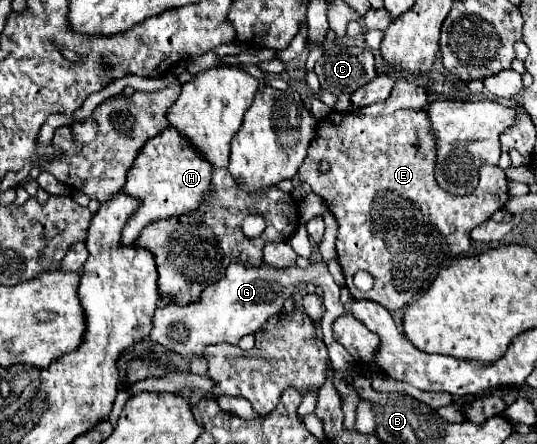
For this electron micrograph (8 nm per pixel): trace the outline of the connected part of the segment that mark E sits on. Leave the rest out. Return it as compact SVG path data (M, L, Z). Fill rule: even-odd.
M402 109L402 111L396 111L394 115L376 115L376 117L370 117L370 115L358 115L358 113L352 113L352 111L332 111L328 115L324 115L320 121L318 121L318 127L316 127L316 137L312 141L312 147L308 147L308 155L304 159L304 163L300 165L300 171L298 171L298 179L302 183L308 183L312 187L312 191L316 195L320 195L324 201L326 201L326 207L334 213L340 229L338 229L338 239L336 239L336 251L338 251L338 263L342 267L342 273L346 277L346 287L350 289L350 295L354 299L370 299L370 301L376 301L380 303L382 307L386 307L388 311L400 311L402 307L406 307L408 303L412 303L414 299L418 299L428 287L430 283L436 279L438 271L434 271L438 265L442 265L446 259L458 259L462 255L466 255L466 251L470 249L472 241L470 241L470 231L488 221L498 209L502 209L508 201L508 183L506 183L506 175L504 171L498 167L498 165L482 165L479 169L479 182L478 187L468 195L468 197L456 197L456 195L450 195L448 191L444 191L438 183L436 183L435 167L436 167L436 139L430 131L430 125L428 125L428 115L426 111L420 109ZM322 159L328 159L330 161L330 171L328 173L320 173L318 171L318 165ZM356 271L368 271L372 277L374 277L374 287L372 291L368 293L362 293L354 287L352 283L352 277Z

